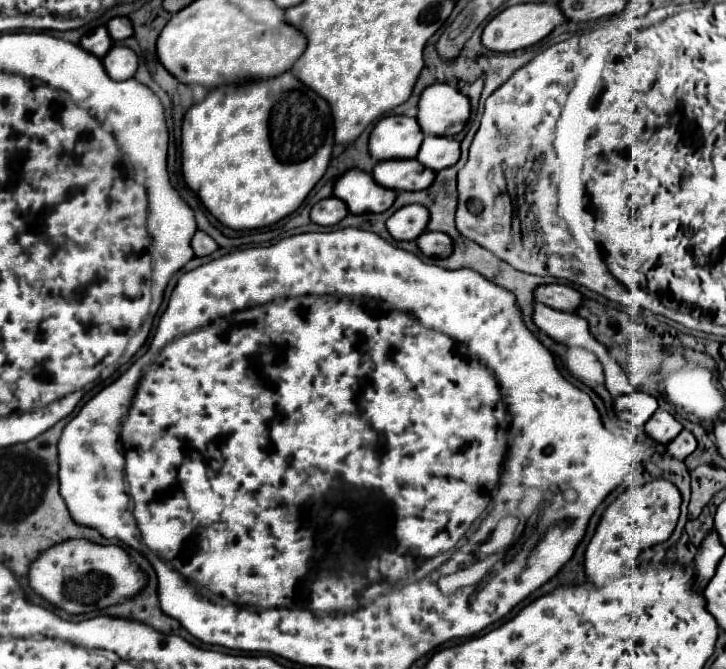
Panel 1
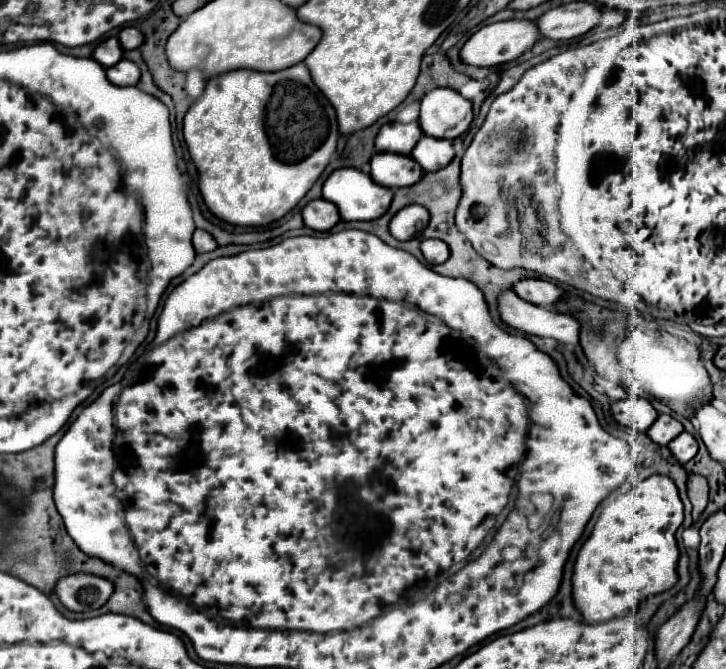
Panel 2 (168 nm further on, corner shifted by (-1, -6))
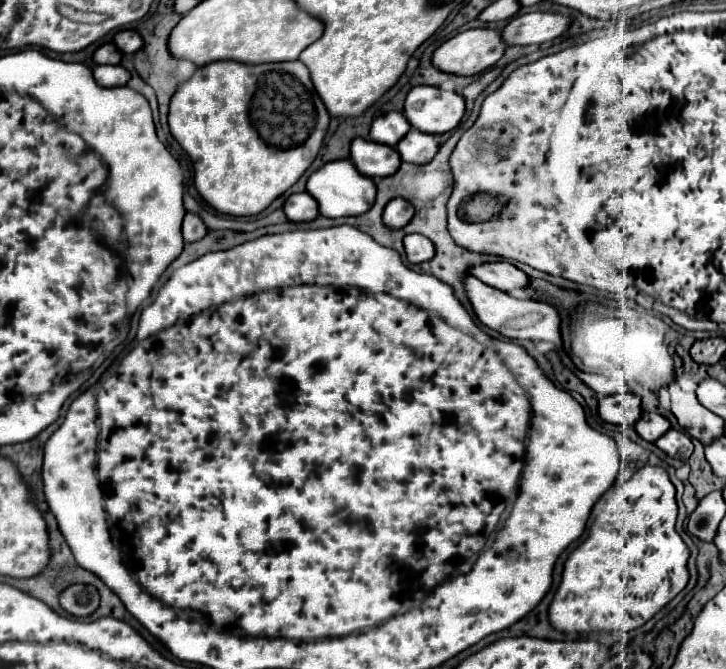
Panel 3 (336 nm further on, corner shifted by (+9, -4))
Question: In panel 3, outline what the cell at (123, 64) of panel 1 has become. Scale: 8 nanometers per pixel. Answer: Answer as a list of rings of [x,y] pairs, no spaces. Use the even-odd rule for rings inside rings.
[[[97,65],[93,77],[101,87],[121,87],[129,81],[129,71],[123,65]]]

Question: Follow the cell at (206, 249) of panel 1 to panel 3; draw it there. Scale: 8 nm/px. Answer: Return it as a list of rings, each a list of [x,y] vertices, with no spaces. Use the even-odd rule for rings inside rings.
[[[187,213],[185,219],[183,219],[183,239],[187,243],[199,241],[199,239],[205,237],[205,233],[207,233],[207,227],[201,221],[201,217],[197,213]]]

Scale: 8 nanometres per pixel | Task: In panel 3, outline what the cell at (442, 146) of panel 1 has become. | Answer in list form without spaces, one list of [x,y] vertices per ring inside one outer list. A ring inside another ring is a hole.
[[[411,129],[409,135],[405,135],[405,139],[401,139],[401,143],[397,143],[395,147],[401,155],[403,161],[407,163],[429,163],[435,153],[439,151],[439,143],[433,135]]]

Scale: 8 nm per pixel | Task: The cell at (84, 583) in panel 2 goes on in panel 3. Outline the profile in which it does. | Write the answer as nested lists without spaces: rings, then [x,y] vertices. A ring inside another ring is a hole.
[[[71,585],[61,593],[61,607],[75,617],[89,617],[99,607],[99,593],[89,585]]]

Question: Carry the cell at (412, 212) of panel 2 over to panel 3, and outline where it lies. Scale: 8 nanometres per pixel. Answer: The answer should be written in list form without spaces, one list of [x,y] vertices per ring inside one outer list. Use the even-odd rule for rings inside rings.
[[[395,197],[387,203],[387,207],[383,211],[383,221],[391,229],[401,229],[411,221],[413,213],[415,213],[415,209],[409,201],[405,201],[401,197]]]

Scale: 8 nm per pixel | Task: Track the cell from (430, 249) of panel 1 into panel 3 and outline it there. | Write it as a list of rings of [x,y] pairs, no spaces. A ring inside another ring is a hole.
[[[417,233],[405,235],[403,245],[405,245],[405,255],[409,263],[423,263],[435,255],[435,245],[427,237]]]

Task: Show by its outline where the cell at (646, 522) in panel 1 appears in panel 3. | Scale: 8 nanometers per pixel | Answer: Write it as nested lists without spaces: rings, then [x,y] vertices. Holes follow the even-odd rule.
[[[645,465],[641,467],[637,473],[633,473],[633,477],[629,481],[625,481],[621,487],[617,487],[613,491],[613,497],[605,503],[605,509],[603,513],[595,519],[595,523],[591,525],[591,535],[589,539],[585,539],[577,551],[573,551],[569,555],[569,559],[565,561],[565,567],[563,567],[563,581],[549,605],[549,623],[553,629],[561,631],[561,633],[577,633],[577,634],[594,634],[597,631],[617,631],[619,635],[627,635],[629,631],[645,625],[657,611],[661,611],[671,599],[675,599],[687,585],[689,581],[689,569],[687,569],[687,561],[689,561],[689,547],[685,545],[685,541],[681,539],[681,535],[675,531],[675,521],[677,521],[677,503],[675,503],[675,487],[673,483],[669,481],[669,475],[663,467],[651,467],[651,465]]]

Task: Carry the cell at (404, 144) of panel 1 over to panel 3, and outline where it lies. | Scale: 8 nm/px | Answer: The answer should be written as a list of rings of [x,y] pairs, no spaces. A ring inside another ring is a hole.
[[[391,111],[391,113],[385,113],[385,115],[377,117],[371,123],[369,137],[371,137],[371,141],[377,141],[377,143],[383,143],[383,145],[395,147],[407,135],[409,129],[411,129],[409,121],[401,113]]]

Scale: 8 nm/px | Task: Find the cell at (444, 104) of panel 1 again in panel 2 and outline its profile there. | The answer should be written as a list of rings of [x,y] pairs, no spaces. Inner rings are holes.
[[[437,87],[421,99],[419,125],[429,137],[455,139],[467,131],[471,119],[471,101],[453,89]]]

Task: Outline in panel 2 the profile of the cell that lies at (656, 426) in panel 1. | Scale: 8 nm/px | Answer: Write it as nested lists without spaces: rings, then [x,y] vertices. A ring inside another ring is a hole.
[[[659,415],[647,431],[647,435],[659,445],[669,445],[669,441],[673,441],[679,433],[683,433],[683,425],[671,415]]]

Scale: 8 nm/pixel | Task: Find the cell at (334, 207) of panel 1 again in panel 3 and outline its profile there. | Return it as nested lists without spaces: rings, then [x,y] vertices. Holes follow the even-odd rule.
[[[309,193],[289,195],[285,205],[283,205],[283,211],[285,211],[287,219],[295,221],[295,223],[299,223],[299,221],[313,221],[319,215],[317,201]]]

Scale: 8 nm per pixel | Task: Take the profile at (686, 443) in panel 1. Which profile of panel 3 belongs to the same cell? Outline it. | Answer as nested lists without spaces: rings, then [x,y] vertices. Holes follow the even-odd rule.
[[[667,431],[661,439],[655,441],[655,445],[665,451],[669,457],[675,457],[675,459],[681,459],[681,461],[687,461],[693,453],[693,443],[691,439],[683,433],[683,431]]]

